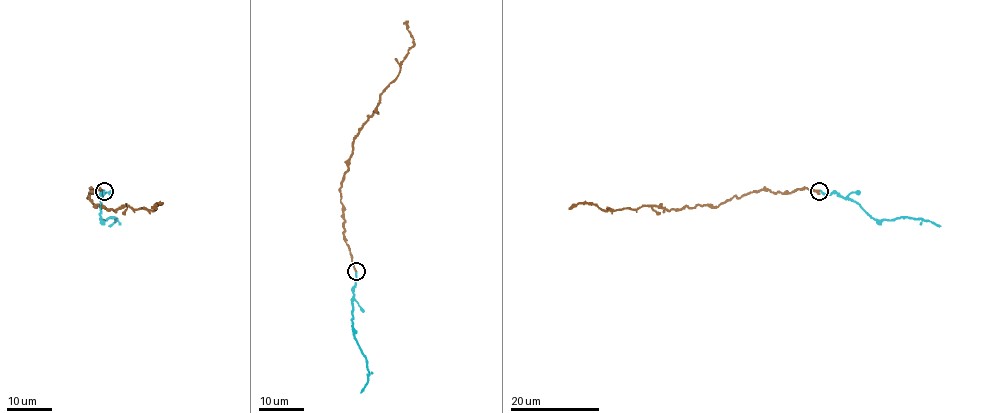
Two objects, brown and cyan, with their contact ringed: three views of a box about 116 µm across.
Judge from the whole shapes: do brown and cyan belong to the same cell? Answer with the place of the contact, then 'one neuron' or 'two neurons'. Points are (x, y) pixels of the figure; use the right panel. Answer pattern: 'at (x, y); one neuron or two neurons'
at (819, 191); two neurons

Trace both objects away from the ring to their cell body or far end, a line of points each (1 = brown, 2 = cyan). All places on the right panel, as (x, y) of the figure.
1: (819, 191), (752, 191), (717, 206), (685, 206), (669, 211), (652, 206), (604, 211), (584, 203), (568, 208)
2: (820, 191), (852, 198), (874, 218), (920, 218), (941, 226)

